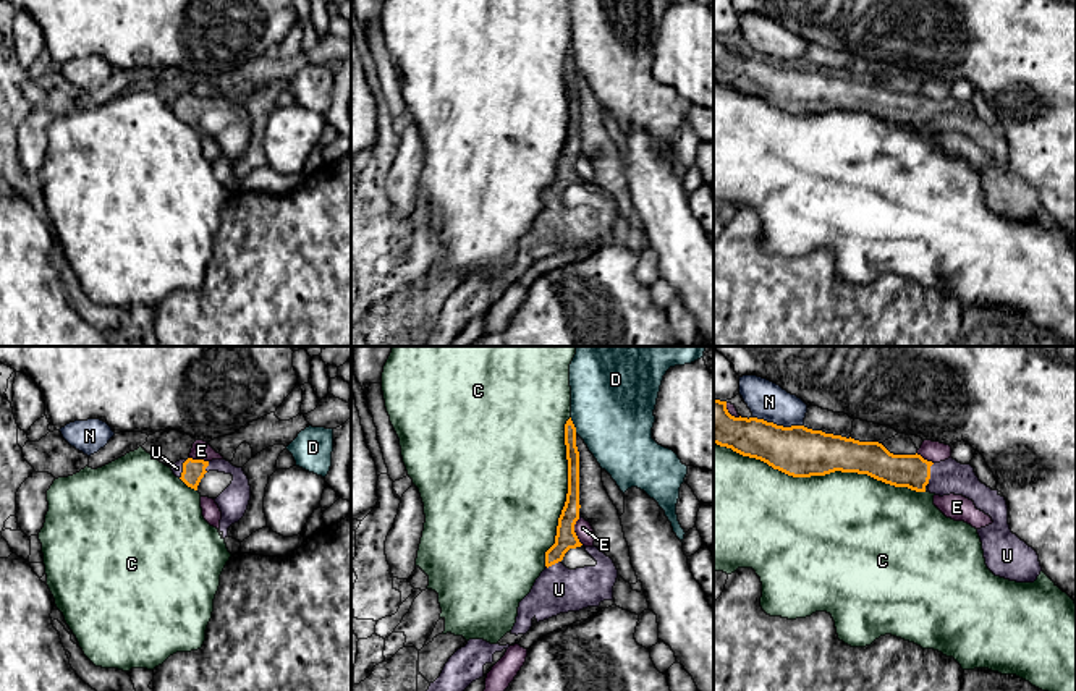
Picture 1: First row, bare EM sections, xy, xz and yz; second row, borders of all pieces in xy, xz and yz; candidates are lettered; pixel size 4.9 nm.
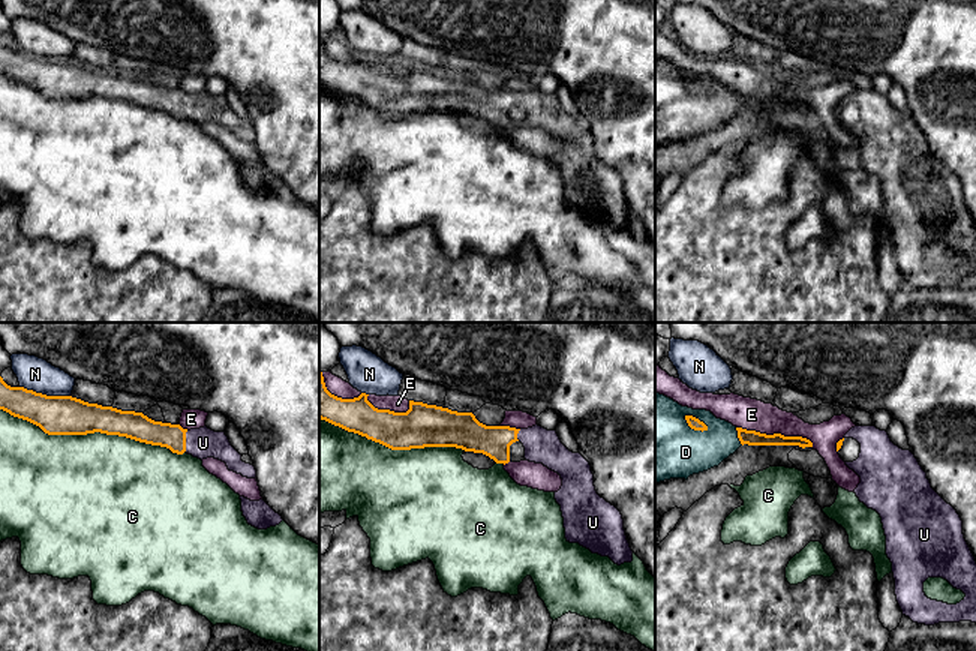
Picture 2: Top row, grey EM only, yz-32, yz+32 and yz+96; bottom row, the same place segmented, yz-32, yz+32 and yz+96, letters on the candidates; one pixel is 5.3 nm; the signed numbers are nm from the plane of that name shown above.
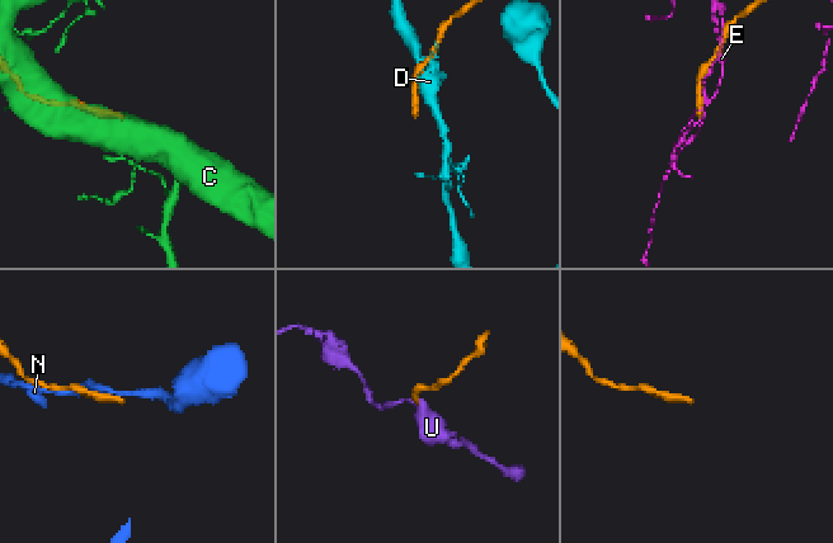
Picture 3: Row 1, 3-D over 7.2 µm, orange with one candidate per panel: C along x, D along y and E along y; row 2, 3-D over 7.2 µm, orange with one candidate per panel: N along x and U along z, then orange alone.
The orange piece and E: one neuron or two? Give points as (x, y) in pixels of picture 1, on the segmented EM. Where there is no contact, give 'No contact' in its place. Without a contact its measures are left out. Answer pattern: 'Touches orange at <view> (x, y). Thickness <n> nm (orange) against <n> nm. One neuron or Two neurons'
Touches orange at xz (573, 531). Thickness 110 nm (orange) against 90 nm. Two neurons

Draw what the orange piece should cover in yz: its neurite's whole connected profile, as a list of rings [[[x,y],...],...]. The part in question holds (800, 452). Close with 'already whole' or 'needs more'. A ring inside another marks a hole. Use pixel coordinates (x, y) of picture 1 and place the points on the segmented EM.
[[[714,400],[714,443],[793,477],[858,473],[916,492],[963,495],[993,521],[977,529],[977,534],[985,565],[995,576],[1034,583],[1042,571],[1037,552],[1011,532],[1005,497],[982,484],[971,464],[953,458],[932,463],[917,453],[893,455],[879,442],[859,442],[804,426],[783,427],[757,418],[735,418],[727,401],[720,400]]]; needs more

